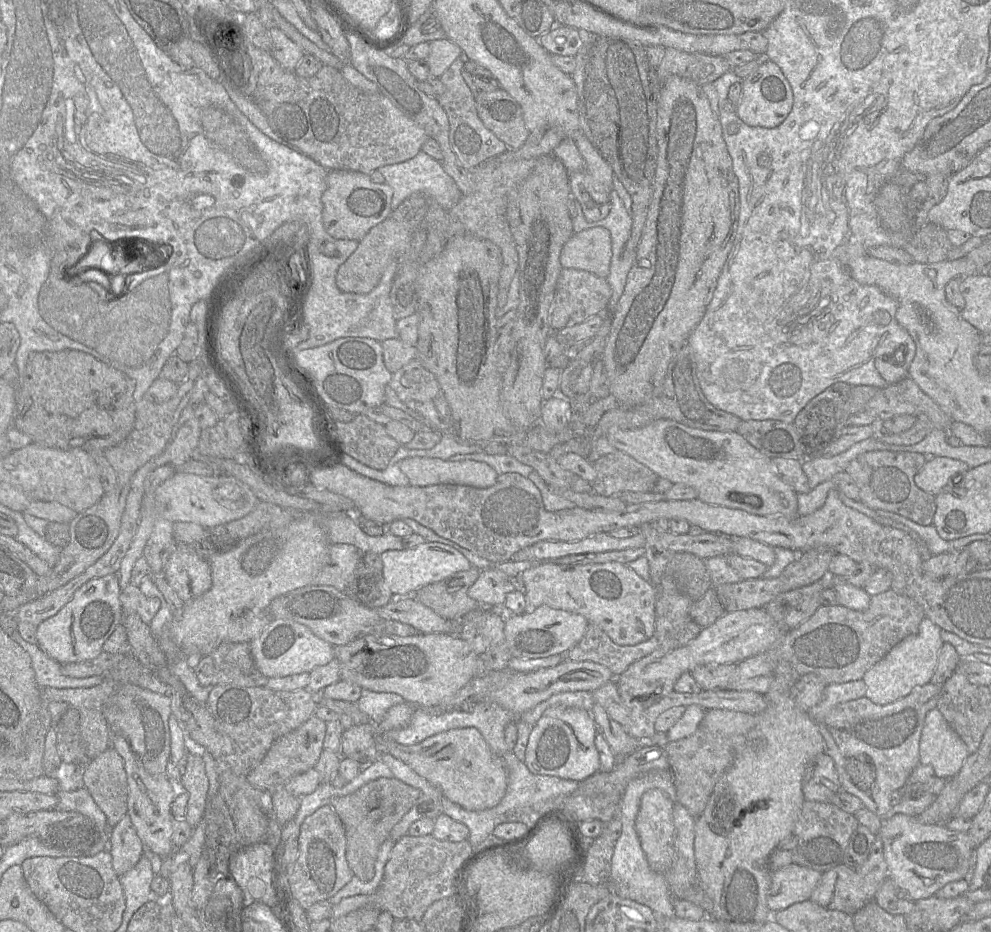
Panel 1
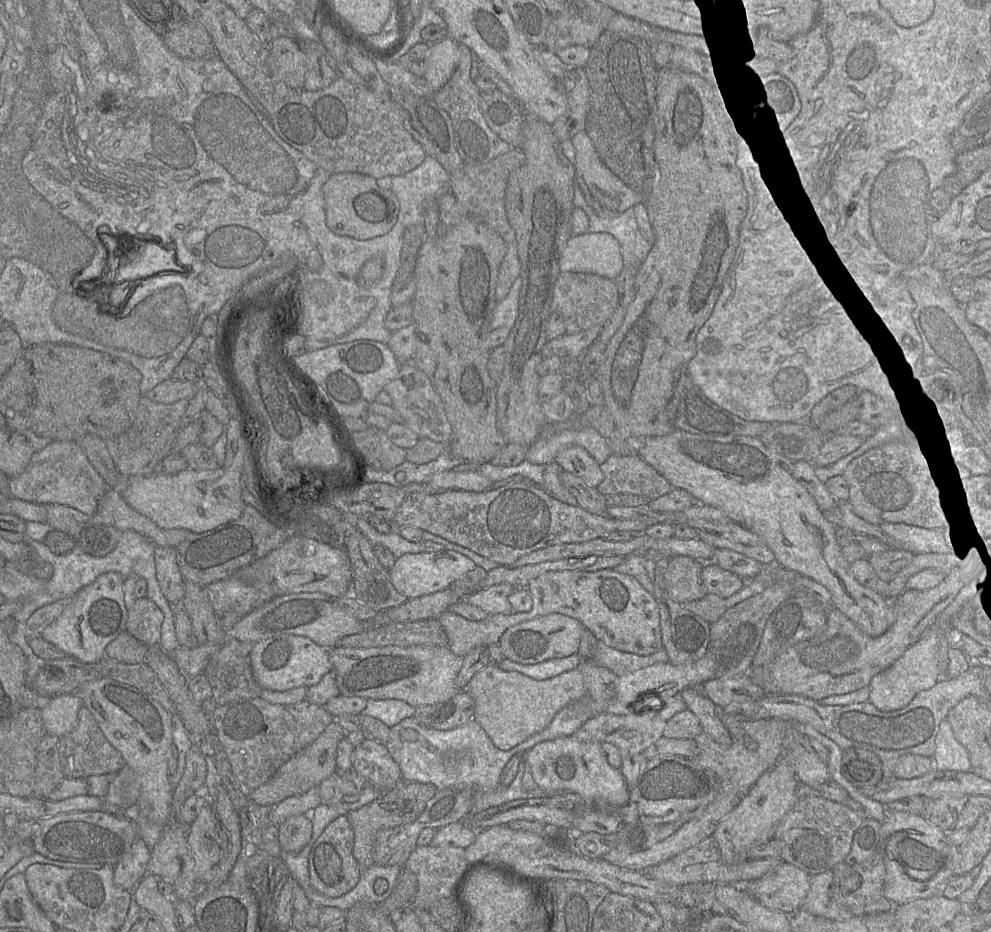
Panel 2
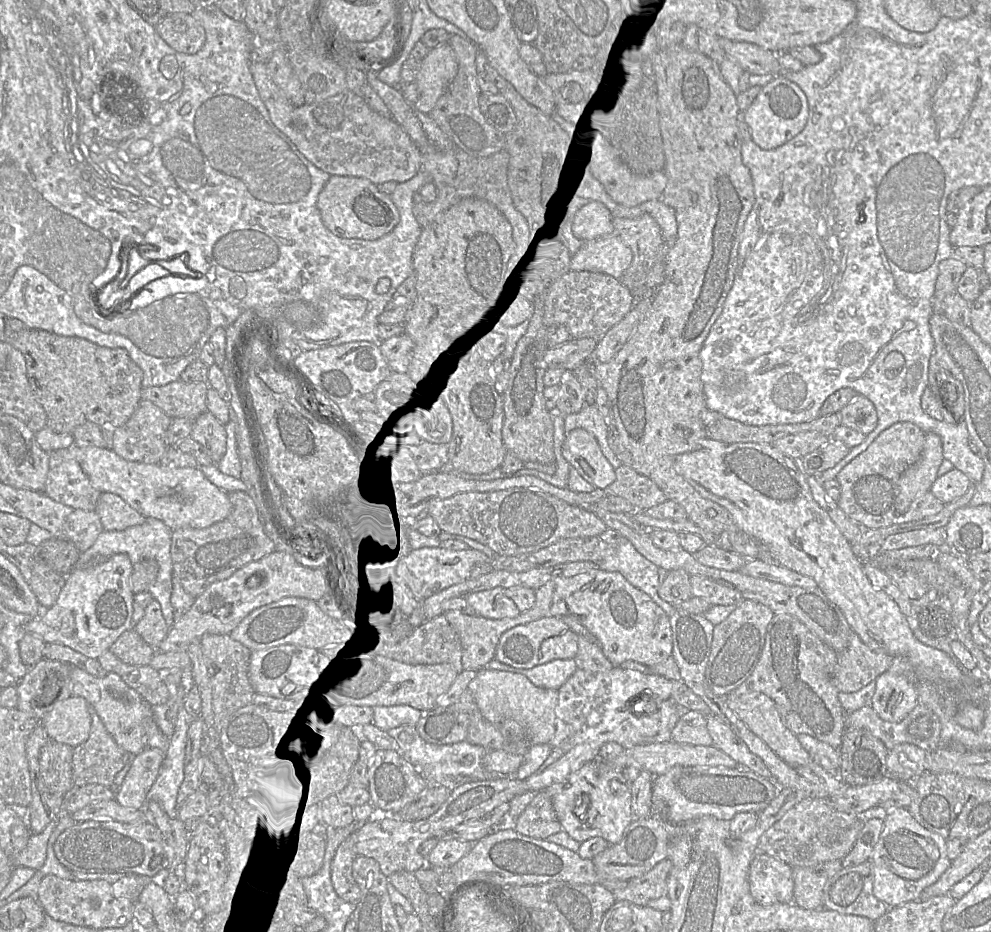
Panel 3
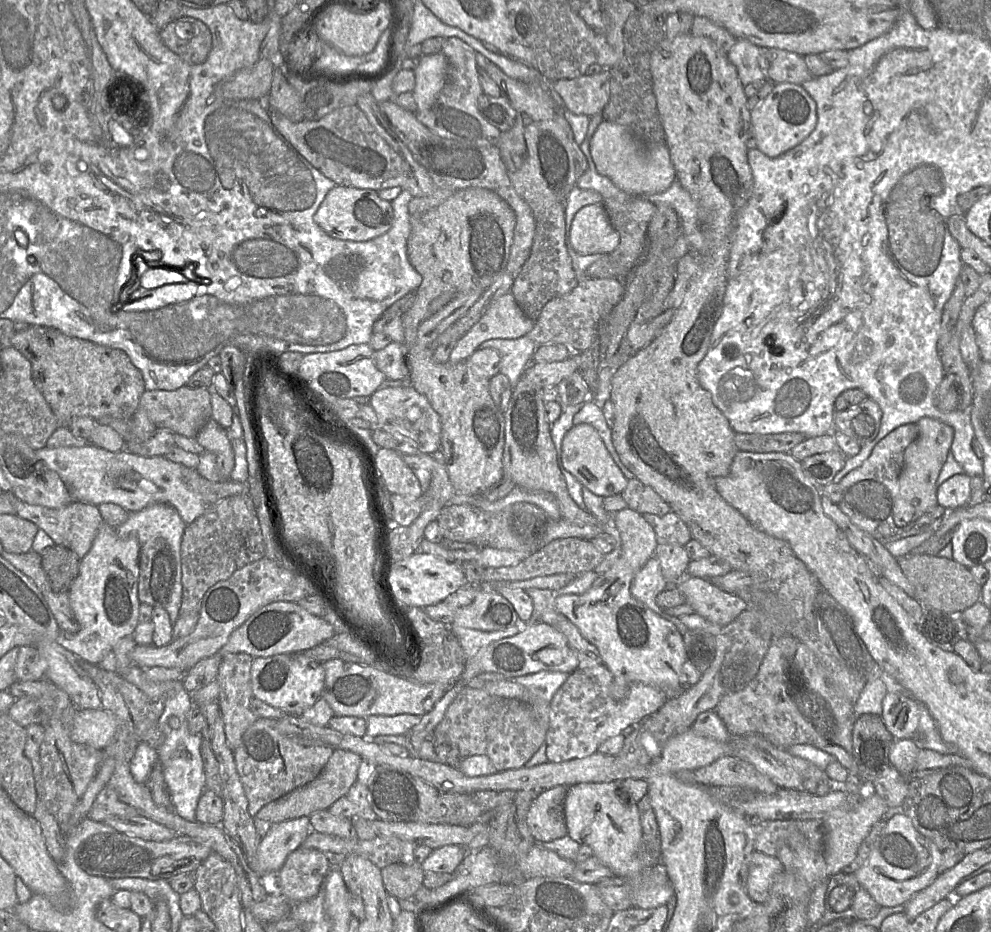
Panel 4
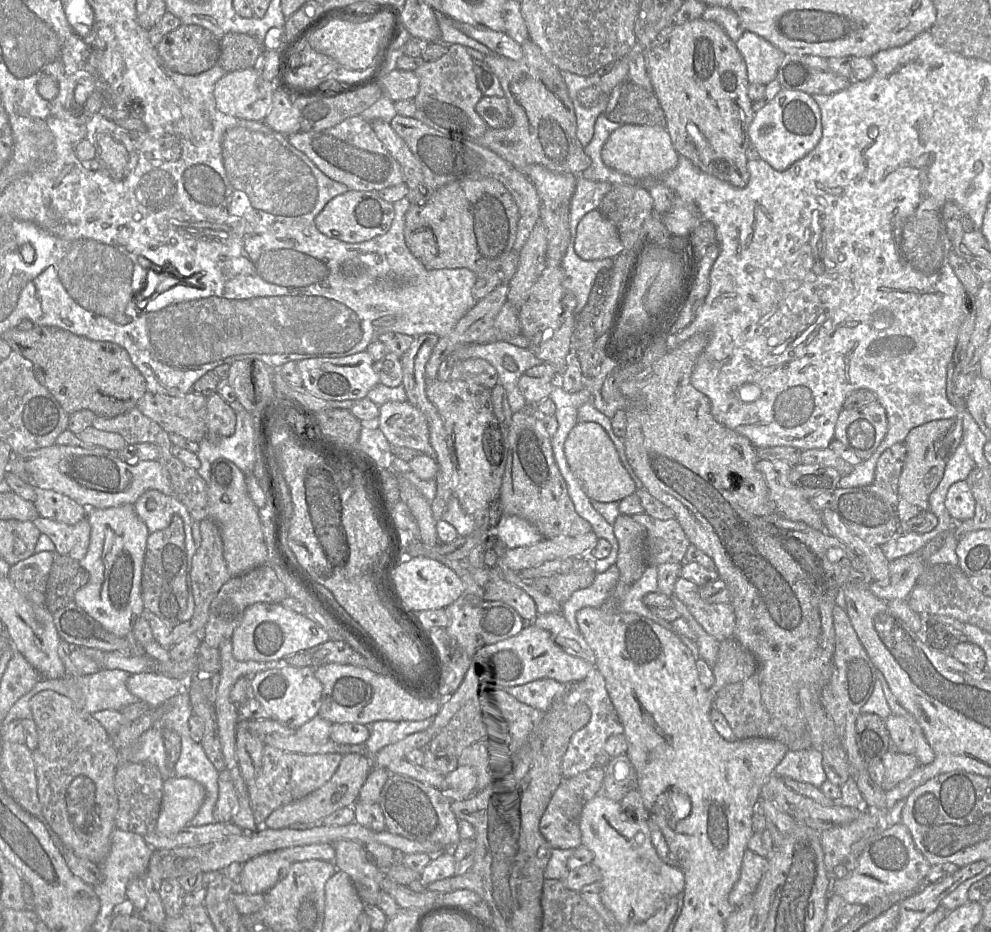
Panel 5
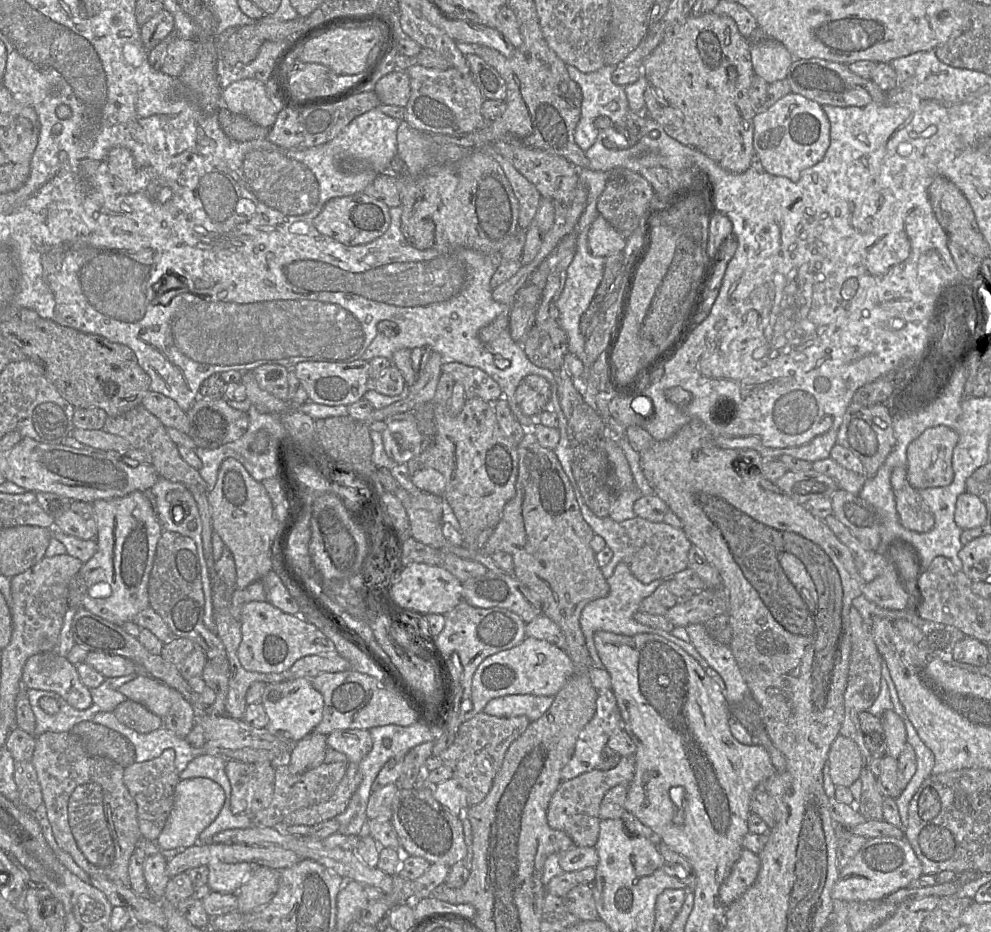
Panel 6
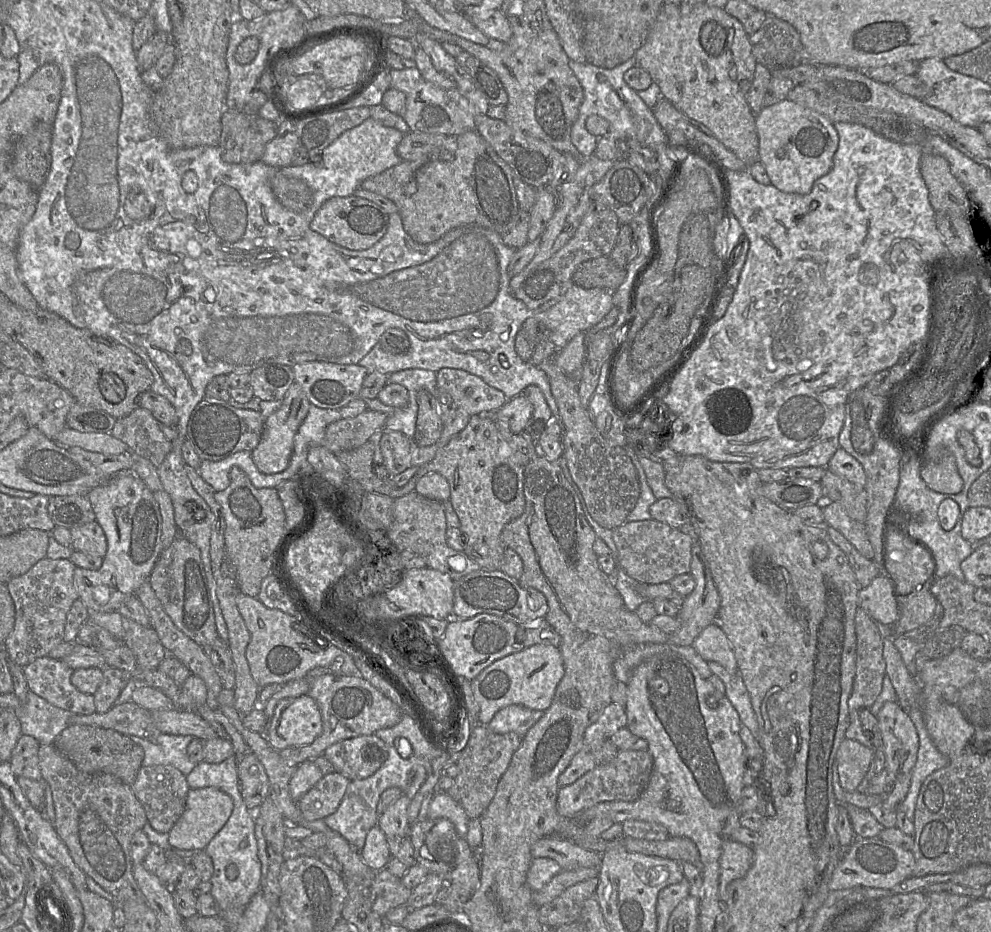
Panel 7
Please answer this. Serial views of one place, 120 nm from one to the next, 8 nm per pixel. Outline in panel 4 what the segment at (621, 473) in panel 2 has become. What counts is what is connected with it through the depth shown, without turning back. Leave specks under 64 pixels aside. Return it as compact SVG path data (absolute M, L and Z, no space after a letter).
M631 478L621 497L627 503L627 506L640 513L649 513L663 516L671 511L666 503L650 486L643 484L639 479Z

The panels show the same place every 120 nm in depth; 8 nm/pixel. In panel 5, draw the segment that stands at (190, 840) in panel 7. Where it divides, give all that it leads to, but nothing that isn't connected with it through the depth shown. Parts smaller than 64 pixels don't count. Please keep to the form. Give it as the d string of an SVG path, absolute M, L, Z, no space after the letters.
M170 777L164 782L163 797L157 831L174 835L195 817L206 798L202 784L188 777Z

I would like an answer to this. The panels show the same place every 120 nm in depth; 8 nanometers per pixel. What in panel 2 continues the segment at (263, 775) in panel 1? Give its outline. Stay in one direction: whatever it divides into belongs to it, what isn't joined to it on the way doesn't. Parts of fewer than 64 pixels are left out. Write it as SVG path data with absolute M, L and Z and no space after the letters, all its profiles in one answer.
M332 721L313 743L296 753L266 783L254 790L248 796L250 801L261 806L272 807L288 797L303 794L317 787L328 777L334 776L337 746L343 738L345 738L345 731Z

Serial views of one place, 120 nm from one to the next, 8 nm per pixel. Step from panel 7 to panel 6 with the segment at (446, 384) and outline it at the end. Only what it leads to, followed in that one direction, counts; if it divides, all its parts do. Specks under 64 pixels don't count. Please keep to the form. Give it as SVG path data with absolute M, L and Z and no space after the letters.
M450 362L442 365L441 372L450 374L455 382L463 385L466 399L480 398L495 403L503 396L499 384L477 367Z

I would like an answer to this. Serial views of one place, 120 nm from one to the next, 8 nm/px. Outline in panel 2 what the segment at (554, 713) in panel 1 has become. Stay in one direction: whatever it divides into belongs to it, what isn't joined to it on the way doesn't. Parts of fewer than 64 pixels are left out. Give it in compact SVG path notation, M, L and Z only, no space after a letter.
M572 736L558 737L536 744L522 755L537 787L548 794L572 792L585 800L601 800L618 809L629 802L630 792L620 769L612 767L604 756L601 743L583 742Z

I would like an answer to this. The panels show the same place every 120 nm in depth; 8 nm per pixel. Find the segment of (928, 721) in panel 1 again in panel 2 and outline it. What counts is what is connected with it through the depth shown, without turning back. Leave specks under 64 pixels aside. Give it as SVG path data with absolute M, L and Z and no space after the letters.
M941 721L935 739L936 749L932 757L934 769L939 771L970 772L971 762L967 749L957 741L950 722Z

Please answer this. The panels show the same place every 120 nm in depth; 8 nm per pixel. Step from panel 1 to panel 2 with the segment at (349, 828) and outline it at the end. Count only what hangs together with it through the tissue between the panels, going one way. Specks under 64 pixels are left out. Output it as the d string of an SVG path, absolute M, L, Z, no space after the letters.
M401 782L391 791L379 795L373 802L346 814L354 833L353 857L360 868L360 876L362 871L373 863L371 850L377 832L415 820L424 811L427 802L433 798L437 791L437 788L432 784Z

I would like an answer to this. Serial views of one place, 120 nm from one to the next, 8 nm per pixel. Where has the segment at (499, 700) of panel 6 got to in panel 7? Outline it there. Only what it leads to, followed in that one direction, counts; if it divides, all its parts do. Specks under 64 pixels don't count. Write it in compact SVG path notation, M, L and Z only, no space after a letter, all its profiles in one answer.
M514 704L499 710L487 726L498 734L513 732L524 737L543 713L540 710L532 710Z

